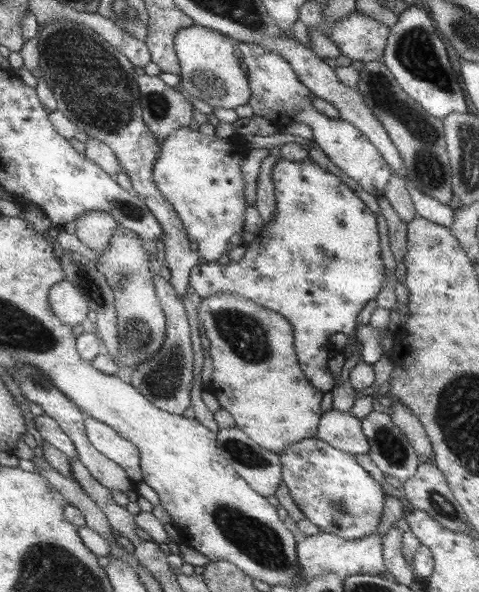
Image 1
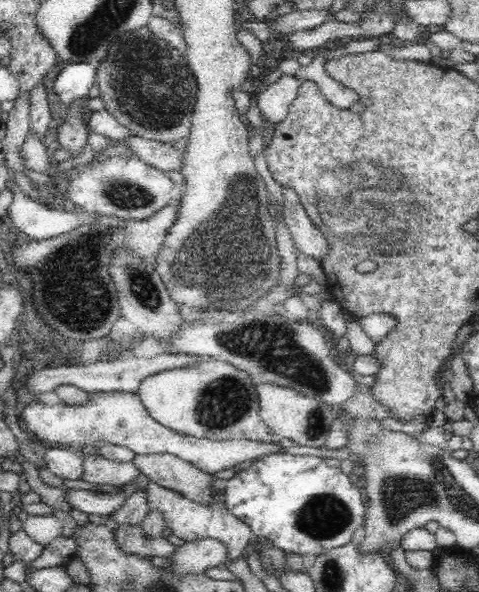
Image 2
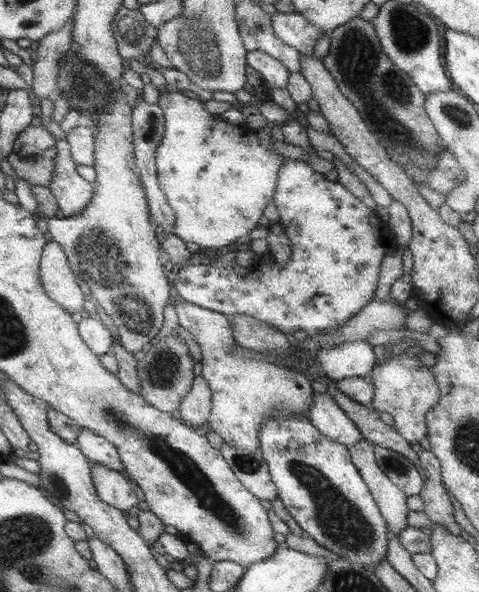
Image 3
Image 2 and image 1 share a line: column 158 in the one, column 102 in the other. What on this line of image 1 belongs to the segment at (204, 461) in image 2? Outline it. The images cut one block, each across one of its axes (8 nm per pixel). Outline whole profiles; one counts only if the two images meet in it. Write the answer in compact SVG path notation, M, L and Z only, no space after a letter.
M84 414L84 430L92 446L122 467L135 484L142 481L140 451L132 445L132 442L124 438L119 431L105 426L103 422L97 422L97 419L86 414Z

